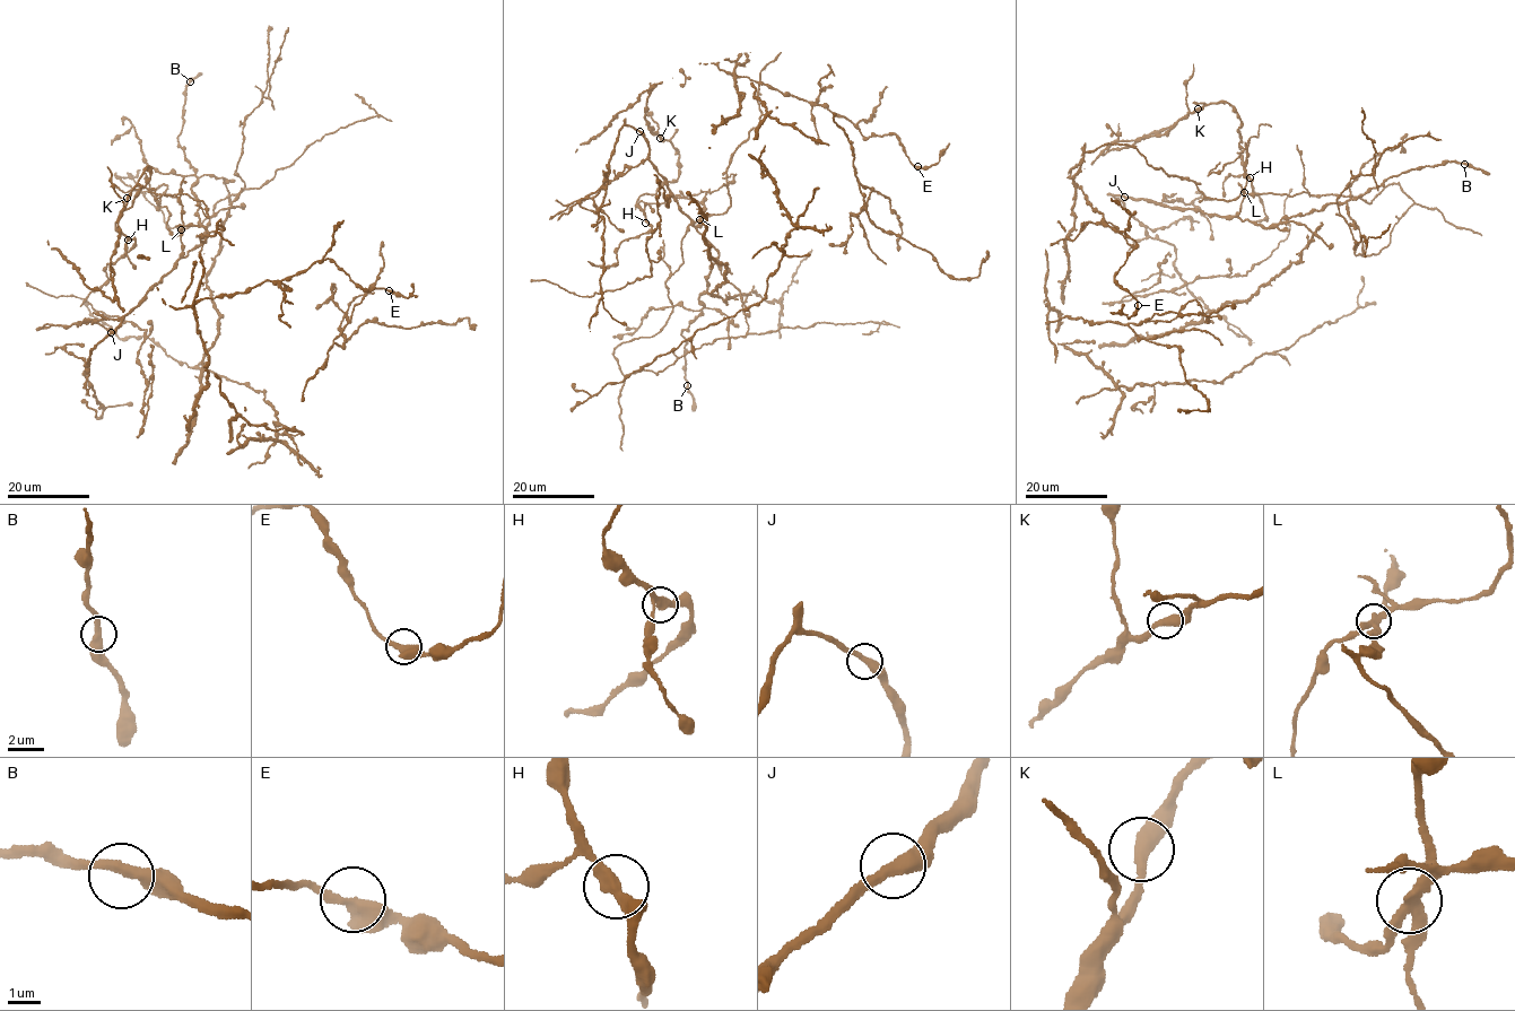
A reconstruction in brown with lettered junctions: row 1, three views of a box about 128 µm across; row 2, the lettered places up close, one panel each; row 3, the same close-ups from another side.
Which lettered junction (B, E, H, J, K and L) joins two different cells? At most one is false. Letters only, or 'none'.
L

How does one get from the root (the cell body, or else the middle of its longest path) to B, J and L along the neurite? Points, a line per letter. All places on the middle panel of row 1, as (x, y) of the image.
B: (762, 112), (728, 168), (730, 207), (697, 227), (719, 262), (698, 298), (702, 314), (681, 334), (687, 385)
J: (762, 112), (728, 168), (730, 207), (705, 216), (698, 227), (650, 160), (649, 141), (640, 131)
L: (762, 112), (759, 122), (734, 151), (728, 168), (730, 207), (722, 214), (699, 219)

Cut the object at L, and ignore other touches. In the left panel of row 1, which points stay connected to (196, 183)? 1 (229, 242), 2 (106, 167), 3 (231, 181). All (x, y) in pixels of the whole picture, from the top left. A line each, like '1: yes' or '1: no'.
1: no
2: yes
3: yes

